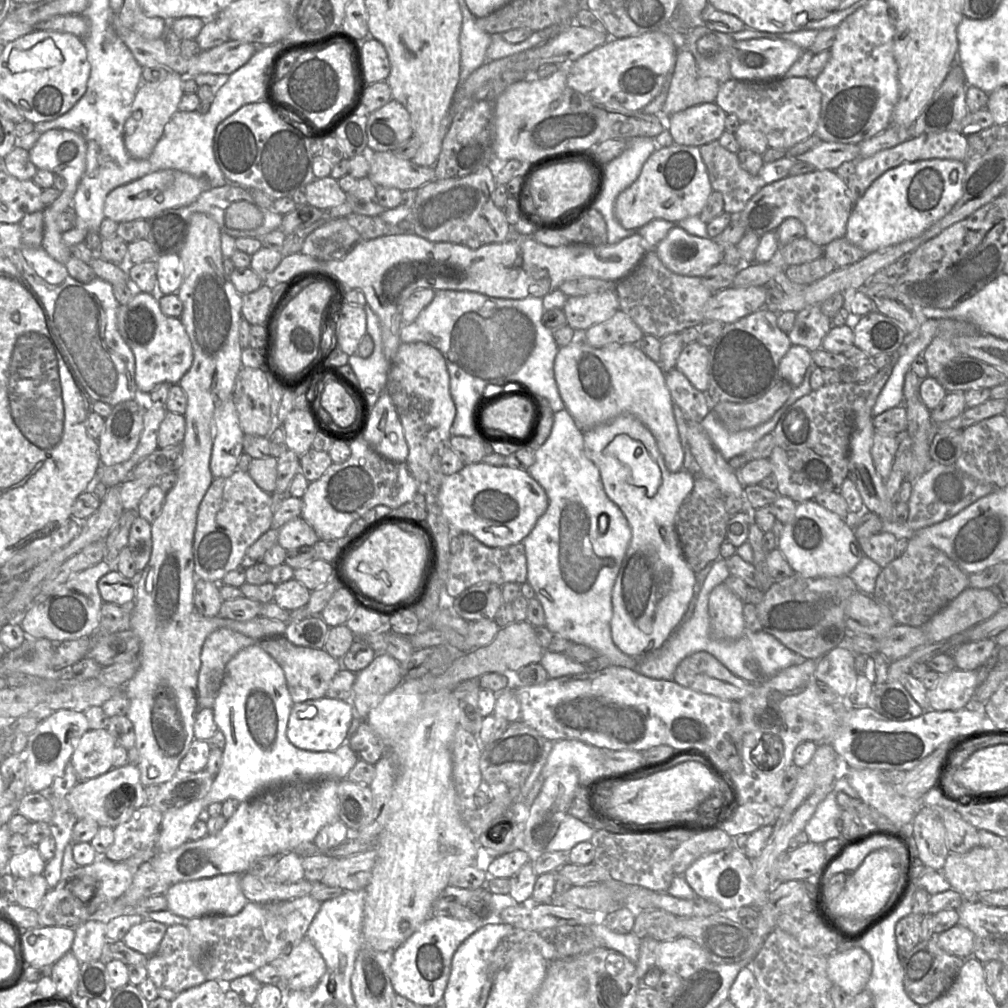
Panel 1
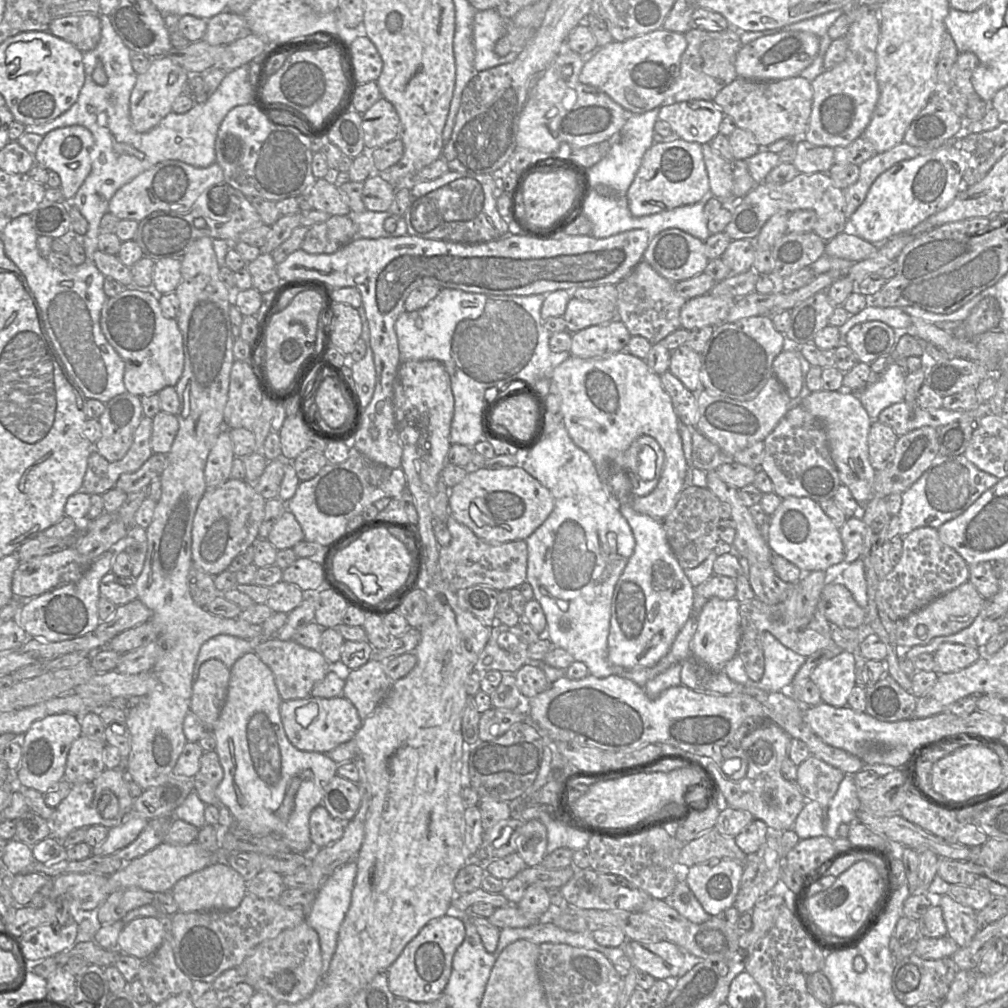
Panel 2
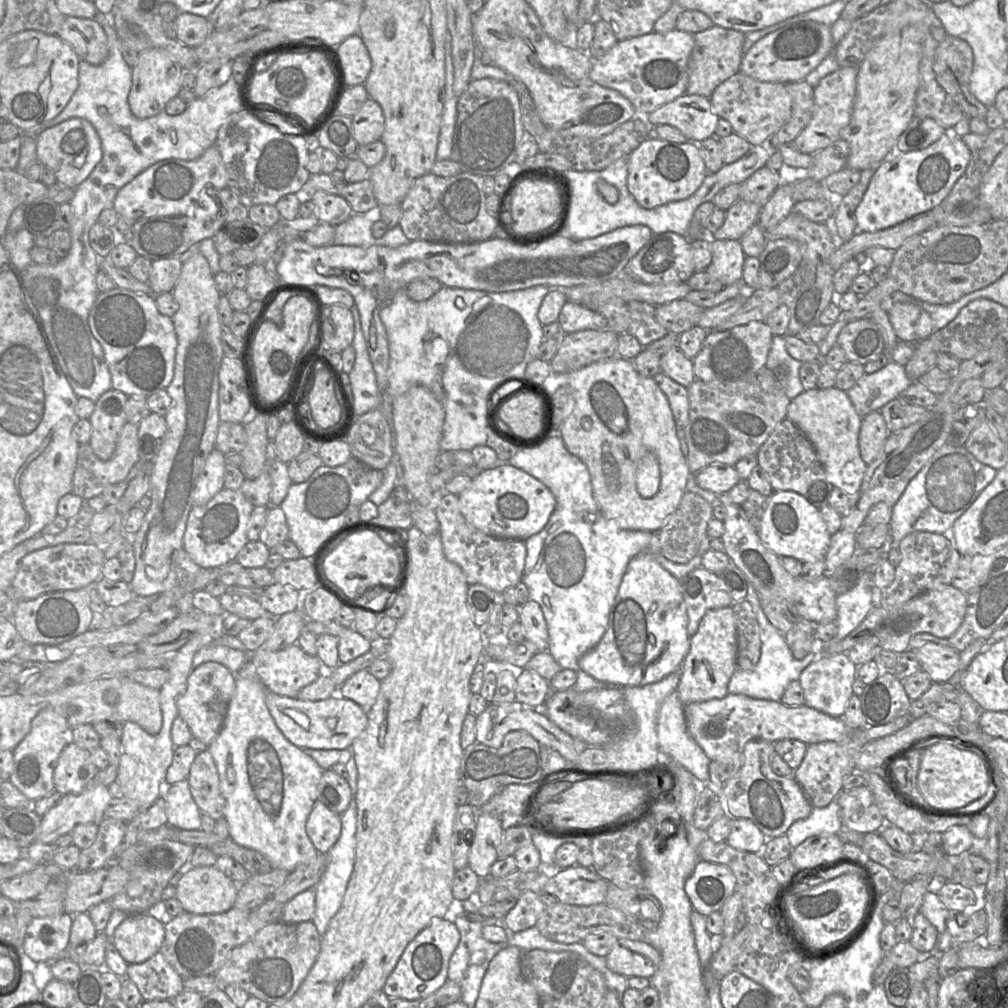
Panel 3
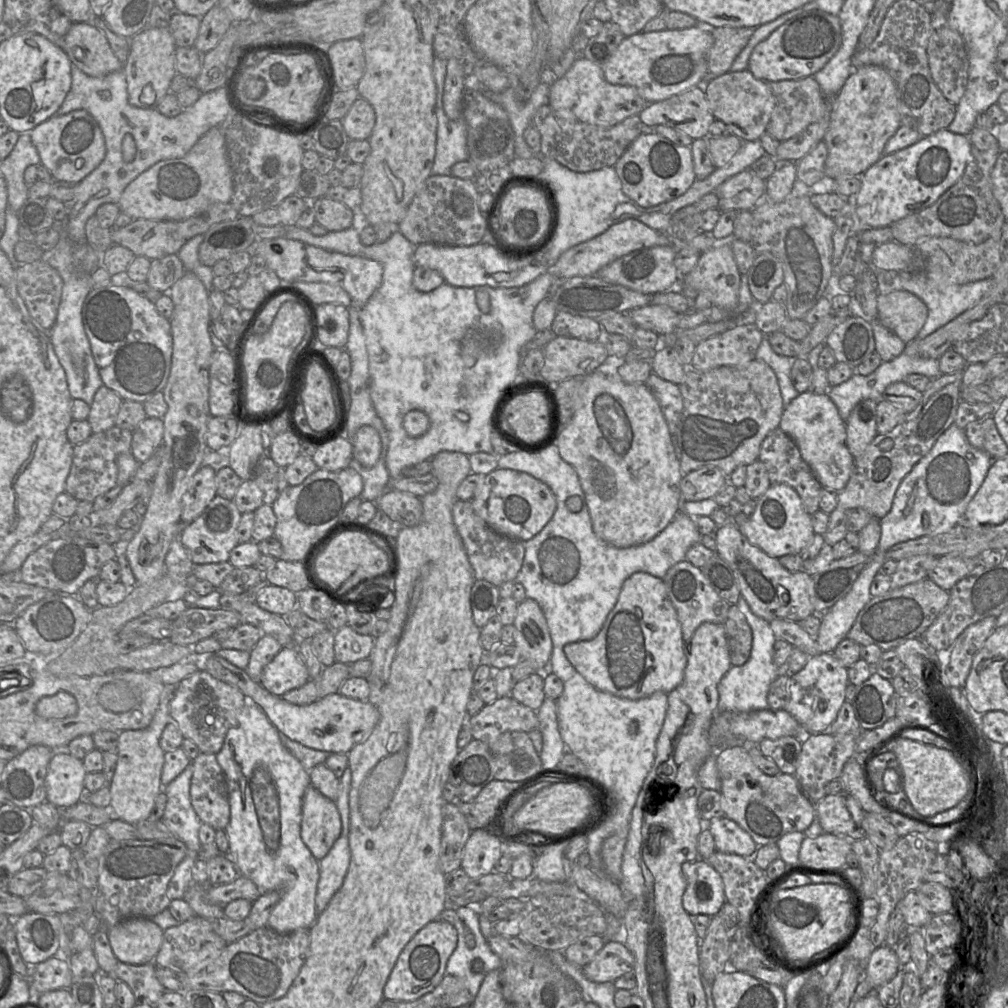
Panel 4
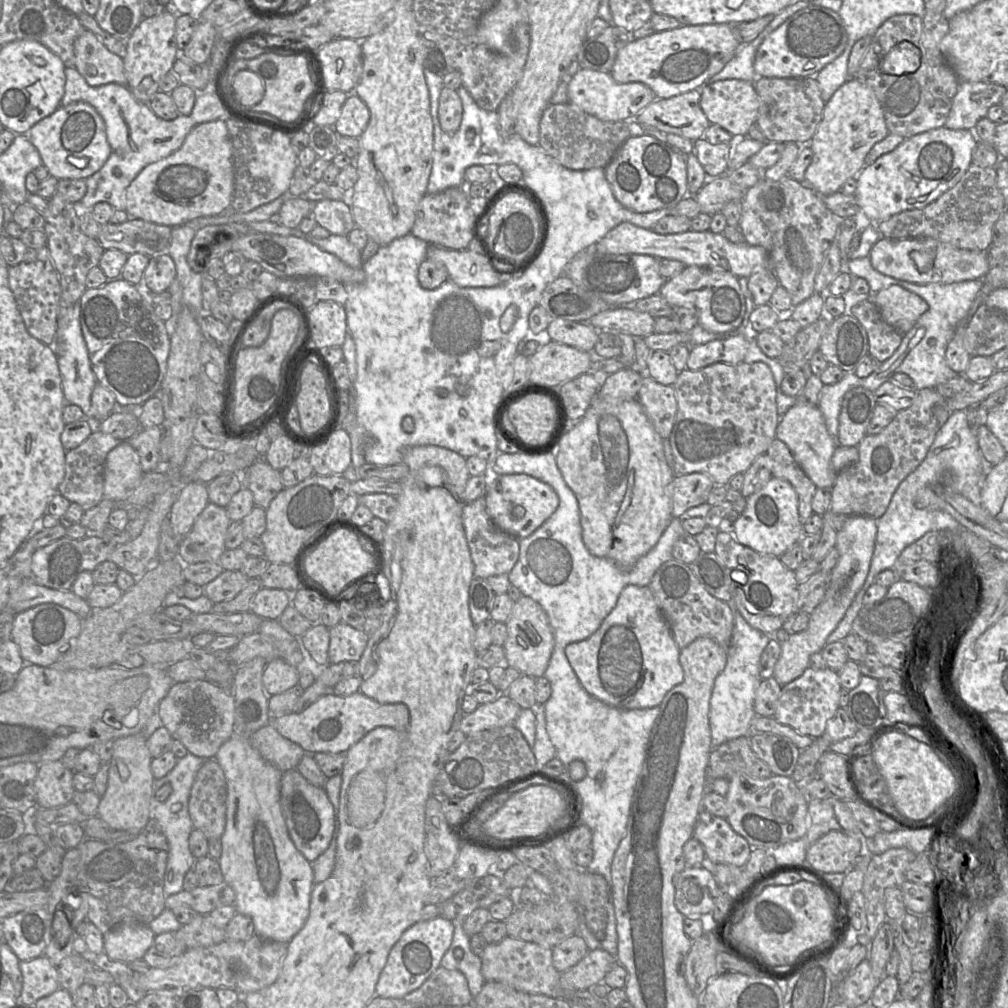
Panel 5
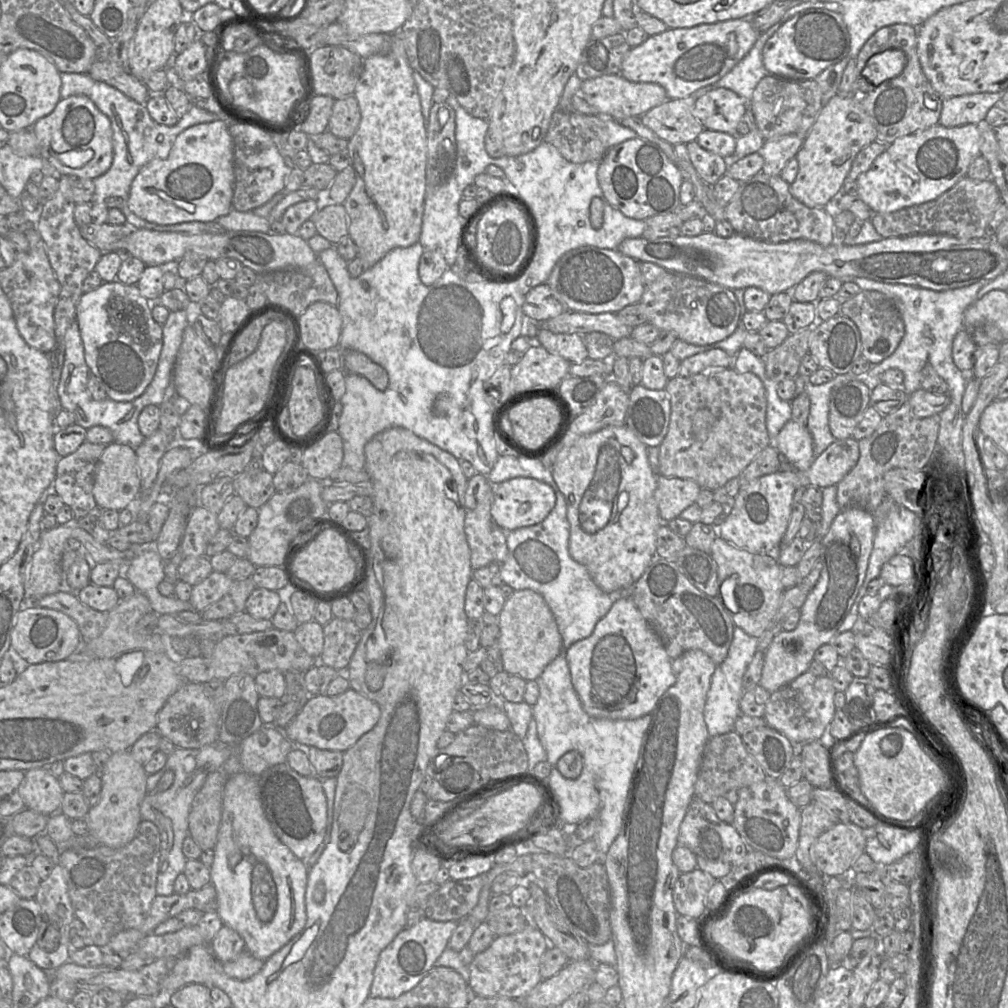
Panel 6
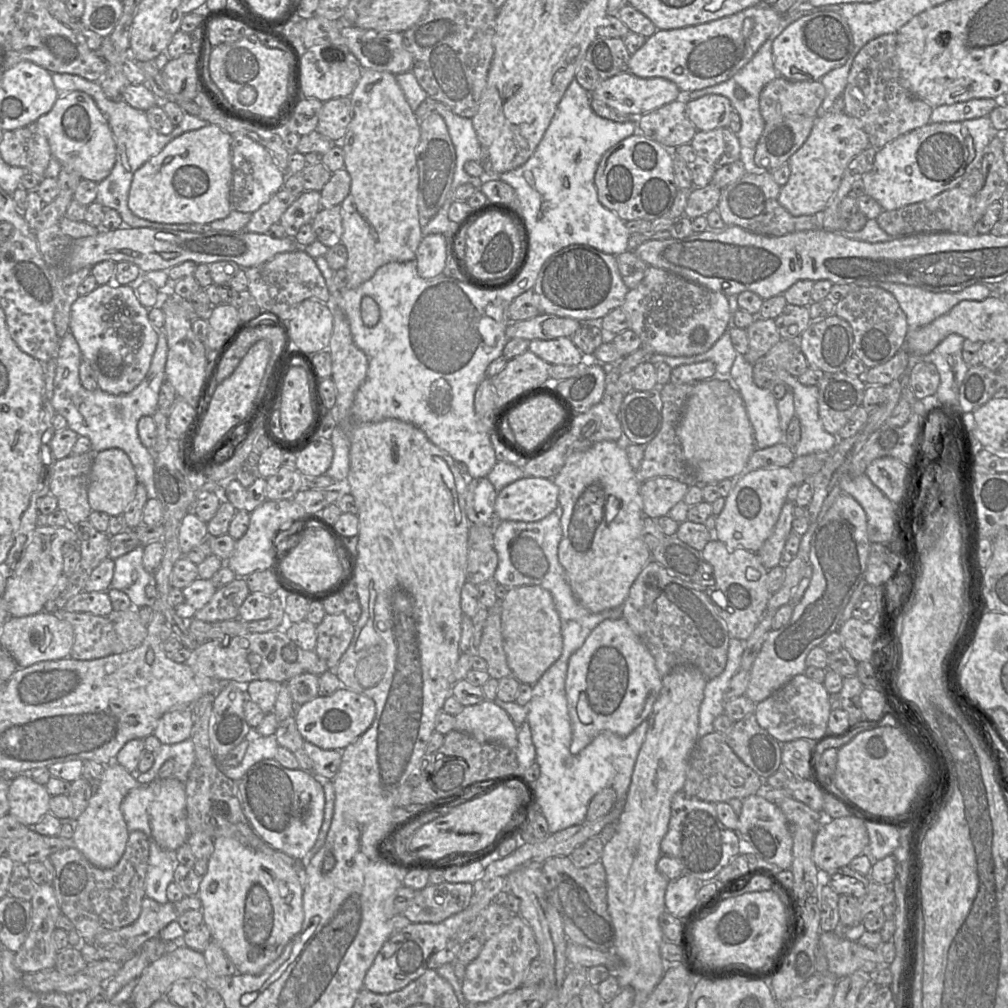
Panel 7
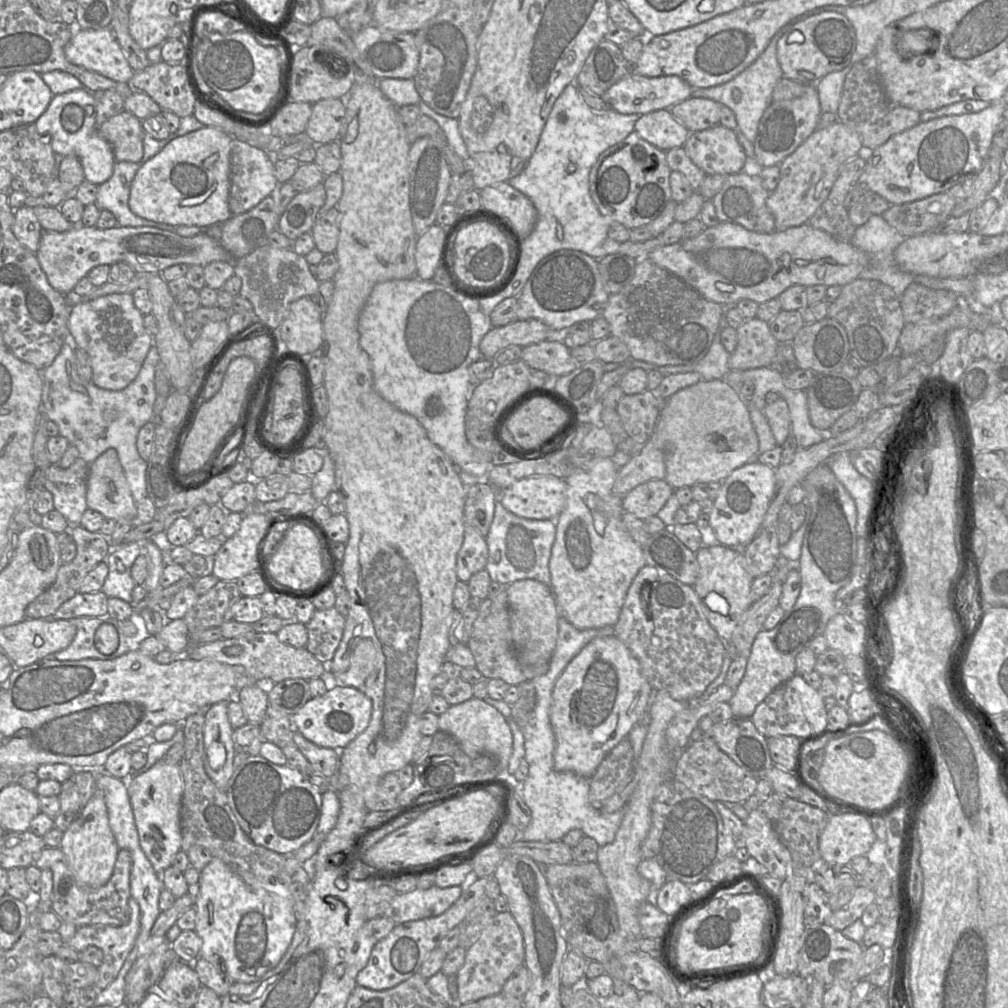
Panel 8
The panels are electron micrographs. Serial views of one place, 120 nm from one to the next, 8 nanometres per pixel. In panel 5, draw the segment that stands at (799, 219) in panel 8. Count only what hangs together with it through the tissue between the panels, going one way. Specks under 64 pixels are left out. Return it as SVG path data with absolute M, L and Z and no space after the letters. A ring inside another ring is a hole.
M850 77L825 103L822 120L809 143L813 159L806 169L804 183L822 197L839 192L846 180L863 169L871 148L888 134L874 92L855 77Z

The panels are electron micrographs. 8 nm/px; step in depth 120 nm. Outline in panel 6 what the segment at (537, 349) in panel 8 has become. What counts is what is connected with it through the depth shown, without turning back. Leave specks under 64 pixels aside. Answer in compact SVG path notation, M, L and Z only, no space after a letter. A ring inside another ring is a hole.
M540 328L537 340L548 352L559 355L571 363L581 363L588 358L582 335L553 333Z

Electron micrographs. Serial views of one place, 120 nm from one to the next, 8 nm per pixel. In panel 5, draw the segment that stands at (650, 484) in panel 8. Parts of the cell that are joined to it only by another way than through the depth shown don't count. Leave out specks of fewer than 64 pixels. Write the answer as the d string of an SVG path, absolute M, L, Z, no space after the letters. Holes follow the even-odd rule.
M703 473L676 476L672 482L672 516L681 518L688 509L706 503L715 486L710 476Z

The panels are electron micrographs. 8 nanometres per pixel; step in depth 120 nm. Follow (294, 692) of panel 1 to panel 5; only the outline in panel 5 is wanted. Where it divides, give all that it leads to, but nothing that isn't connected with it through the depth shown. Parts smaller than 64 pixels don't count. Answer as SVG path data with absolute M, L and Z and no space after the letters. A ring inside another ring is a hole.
M278 657L268 661L262 681L265 692L268 696L272 696L292 688L299 688L299 673L296 667Z

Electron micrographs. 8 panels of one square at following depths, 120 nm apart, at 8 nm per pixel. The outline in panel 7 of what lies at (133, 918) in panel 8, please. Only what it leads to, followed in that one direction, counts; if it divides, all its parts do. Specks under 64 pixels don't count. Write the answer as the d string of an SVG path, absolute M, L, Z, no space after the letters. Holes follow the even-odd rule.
M197 895L184 896L180 901L159 903L151 898L142 900L141 913L132 924L98 933L93 945L117 944L130 951L138 951L149 939L158 937L159 932L177 920L188 910L201 910L201 900Z

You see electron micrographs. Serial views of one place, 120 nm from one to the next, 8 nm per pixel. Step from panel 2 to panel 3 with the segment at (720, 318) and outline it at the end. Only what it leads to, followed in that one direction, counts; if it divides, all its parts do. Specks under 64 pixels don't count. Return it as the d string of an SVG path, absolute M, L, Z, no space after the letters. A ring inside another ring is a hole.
M679 299L658 305L656 308L656 320L669 333L680 335L697 326L703 311L704 308L685 299Z

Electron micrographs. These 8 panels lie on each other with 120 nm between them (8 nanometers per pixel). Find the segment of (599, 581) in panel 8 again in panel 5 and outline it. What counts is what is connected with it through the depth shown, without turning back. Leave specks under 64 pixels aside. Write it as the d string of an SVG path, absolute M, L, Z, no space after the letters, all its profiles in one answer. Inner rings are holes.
M595 397L586 414L578 422L571 422L555 456L566 484L578 500L582 538L592 555L630 568L657 544L674 518L672 482L676 476L666 462L663 441L637 399L609 404Z

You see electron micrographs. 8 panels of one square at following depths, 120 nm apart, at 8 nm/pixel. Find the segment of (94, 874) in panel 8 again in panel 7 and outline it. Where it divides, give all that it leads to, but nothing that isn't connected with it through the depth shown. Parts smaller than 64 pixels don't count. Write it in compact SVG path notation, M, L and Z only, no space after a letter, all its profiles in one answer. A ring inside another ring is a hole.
M113 761L105 766L100 784L90 798L87 807L75 822L72 836L74 847L94 866L101 869L114 867L121 859L129 837L129 831L121 811L121 803L127 793L140 786L135 774Z

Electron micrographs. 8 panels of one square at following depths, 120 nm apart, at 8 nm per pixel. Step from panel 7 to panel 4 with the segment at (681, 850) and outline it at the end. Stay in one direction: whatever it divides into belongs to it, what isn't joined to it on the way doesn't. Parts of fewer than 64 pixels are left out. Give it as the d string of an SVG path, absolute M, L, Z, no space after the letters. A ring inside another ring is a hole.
M722 817L704 823L714 838L716 851L742 857L752 856L756 852L758 845L733 820Z

